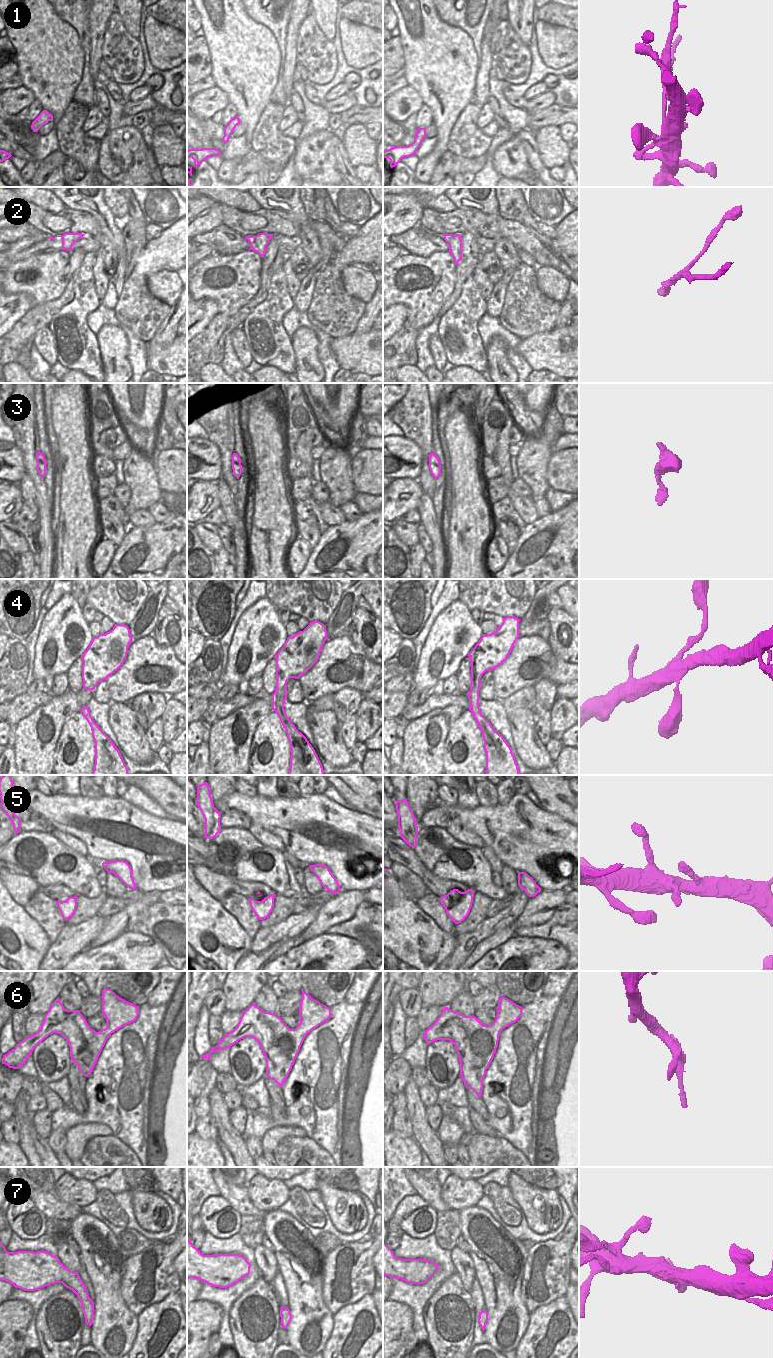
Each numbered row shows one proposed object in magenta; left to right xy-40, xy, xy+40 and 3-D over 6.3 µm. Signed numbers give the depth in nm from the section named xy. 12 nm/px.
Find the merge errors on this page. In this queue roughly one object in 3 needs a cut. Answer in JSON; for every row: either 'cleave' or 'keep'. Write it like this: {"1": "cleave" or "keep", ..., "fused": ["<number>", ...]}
{"1": "cleave", "2": "cleave", "3": "keep", "4": "keep", "5": "keep", "6": "keep", "7": "cleave", "fused": ["1", "2", "7"]}

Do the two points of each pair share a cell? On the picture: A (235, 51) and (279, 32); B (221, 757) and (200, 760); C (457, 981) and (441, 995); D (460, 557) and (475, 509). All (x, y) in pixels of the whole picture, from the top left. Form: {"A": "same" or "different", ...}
{"A": "different", "B": "different", "C": "same", "D": "same"}

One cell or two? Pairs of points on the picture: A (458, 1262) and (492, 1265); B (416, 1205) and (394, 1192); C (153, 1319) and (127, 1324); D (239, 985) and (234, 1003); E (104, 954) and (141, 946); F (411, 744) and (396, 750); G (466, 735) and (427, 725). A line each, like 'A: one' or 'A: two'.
A: two
B: two
C: two
D: one
E: one
F: two
G: two

